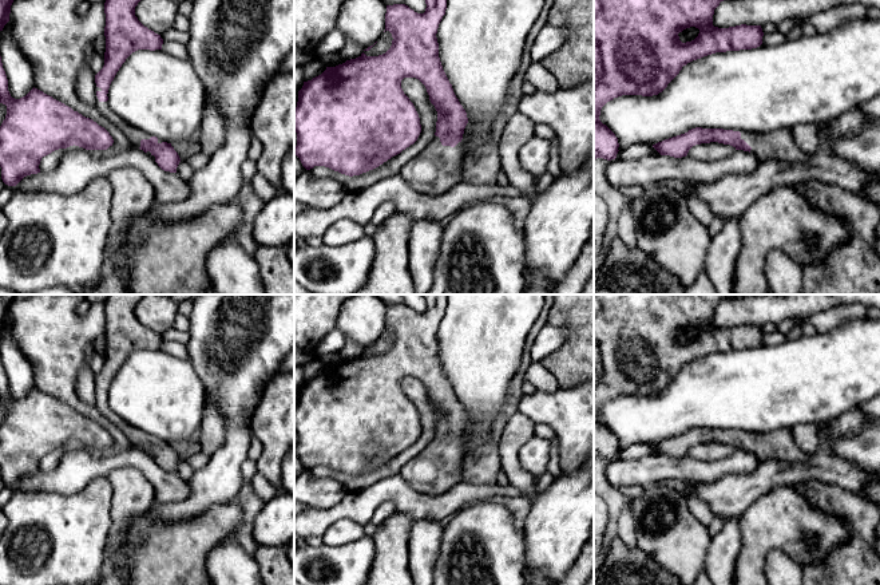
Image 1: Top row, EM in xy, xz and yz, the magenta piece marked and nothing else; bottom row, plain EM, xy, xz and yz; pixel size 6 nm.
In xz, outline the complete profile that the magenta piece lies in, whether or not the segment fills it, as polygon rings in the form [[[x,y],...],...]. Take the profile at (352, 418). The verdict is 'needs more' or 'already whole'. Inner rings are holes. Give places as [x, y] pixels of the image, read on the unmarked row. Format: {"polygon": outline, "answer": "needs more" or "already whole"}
{"polygon": [[[423,295],[427,308],[417,313],[405,304],[387,305],[385,331],[392,333],[391,348],[378,356],[364,352],[304,382],[294,408],[297,446],[294,454],[306,470],[325,466],[353,477],[373,470],[413,444],[420,432],[419,414],[404,394],[401,380],[416,378],[427,388],[437,411],[436,432],[429,443],[403,465],[399,475],[415,490],[439,497],[464,481],[461,439],[467,412],[456,398],[440,357],[437,328],[445,315],[447,295]]], "answer": "needs more"}

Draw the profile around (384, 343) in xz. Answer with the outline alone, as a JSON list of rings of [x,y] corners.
[[[385,331],[378,341],[369,349],[369,351],[362,351],[366,356],[378,356],[385,353],[391,345],[392,345],[392,333],[389,331]]]

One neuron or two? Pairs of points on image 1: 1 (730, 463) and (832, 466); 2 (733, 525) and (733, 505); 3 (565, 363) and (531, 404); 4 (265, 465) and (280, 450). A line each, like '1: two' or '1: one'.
1: two
2: two
3: two
4: one

